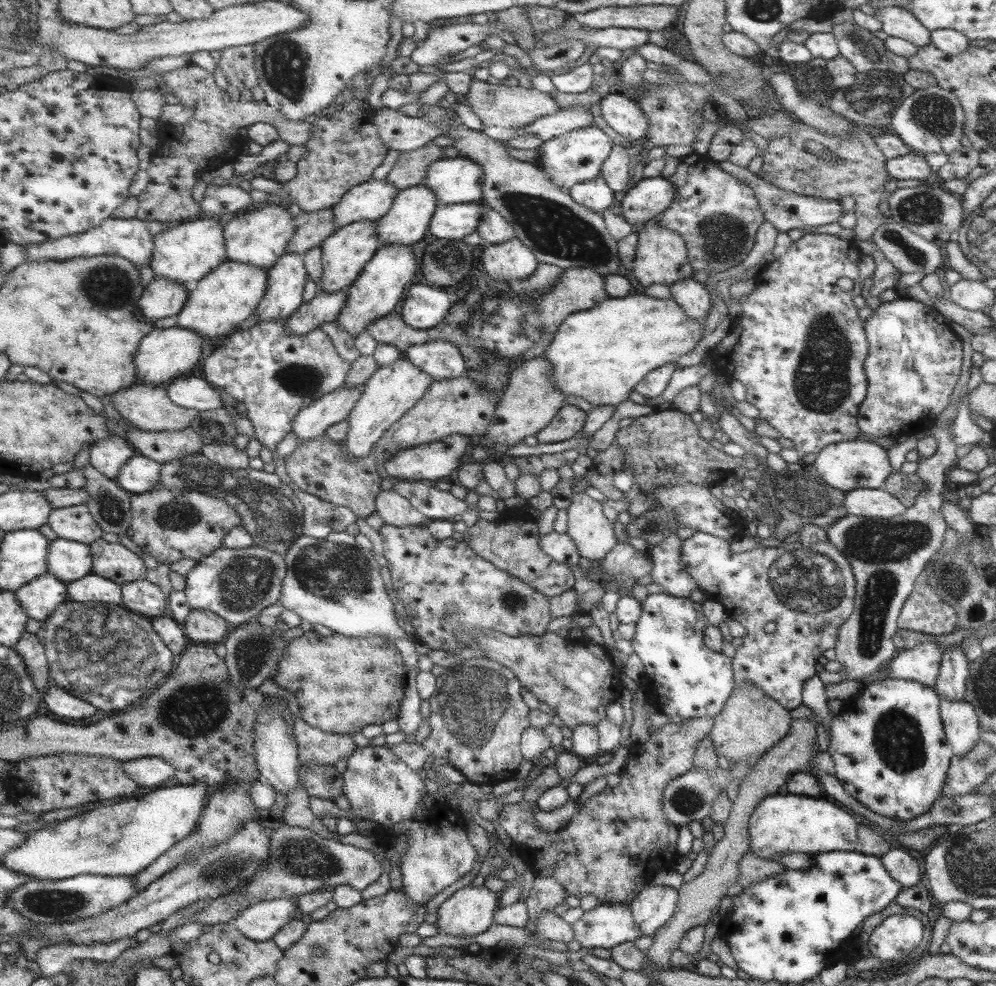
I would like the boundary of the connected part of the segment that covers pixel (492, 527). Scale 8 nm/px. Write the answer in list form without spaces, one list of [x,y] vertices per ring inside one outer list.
[[[520,508],[520,516],[515,509],[506,509],[495,521],[478,519],[473,526],[463,532],[463,541],[471,545],[476,554],[495,563],[501,571],[515,575],[524,582],[542,591],[548,598],[566,593],[574,586],[574,572],[567,564],[556,562],[540,548],[540,534],[536,522],[526,518],[526,511]]]

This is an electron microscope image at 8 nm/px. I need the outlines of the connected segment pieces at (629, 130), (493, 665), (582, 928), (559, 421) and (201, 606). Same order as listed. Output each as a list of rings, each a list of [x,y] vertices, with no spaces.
[[[613,91],[602,98],[600,104],[604,120],[620,136],[633,141],[645,138],[650,119],[638,102]]]
[[[484,657],[463,660],[458,666],[437,670],[436,690],[429,701],[432,714],[429,718],[431,732],[428,739],[422,744],[403,742],[386,746],[395,751],[412,770],[422,768],[428,756],[434,754],[435,757],[448,758],[449,764],[459,770],[469,783],[494,786],[505,780],[512,780],[516,778],[518,766],[522,762],[522,732],[530,727],[530,708],[520,696],[522,686],[513,670]]]
[[[598,902],[594,909],[584,911],[571,927],[575,933],[573,939],[590,949],[608,950],[624,943],[634,943],[643,936],[631,907],[622,903]]]
[[[565,404],[563,408],[556,413],[554,420],[546,429],[540,430],[536,434],[537,441],[540,444],[552,442],[562,442],[572,436],[578,436],[579,432],[586,424],[587,414],[575,405]]]
[[[252,545],[243,549],[222,548],[204,557],[185,576],[184,591],[192,609],[215,612],[230,624],[240,626],[255,620],[264,609],[279,602],[287,571],[286,558],[264,547]]]

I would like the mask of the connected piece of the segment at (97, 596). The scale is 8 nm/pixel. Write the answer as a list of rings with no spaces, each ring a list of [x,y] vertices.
[[[92,573],[82,580],[69,583],[71,600],[76,602],[110,603],[122,605],[123,586],[112,579]]]

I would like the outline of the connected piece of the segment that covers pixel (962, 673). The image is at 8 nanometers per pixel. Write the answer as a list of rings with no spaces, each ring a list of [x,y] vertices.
[[[962,646],[947,648],[944,652],[942,668],[938,673],[938,682],[934,688],[939,697],[944,697],[948,701],[964,701],[969,668],[970,663],[964,656]]]

